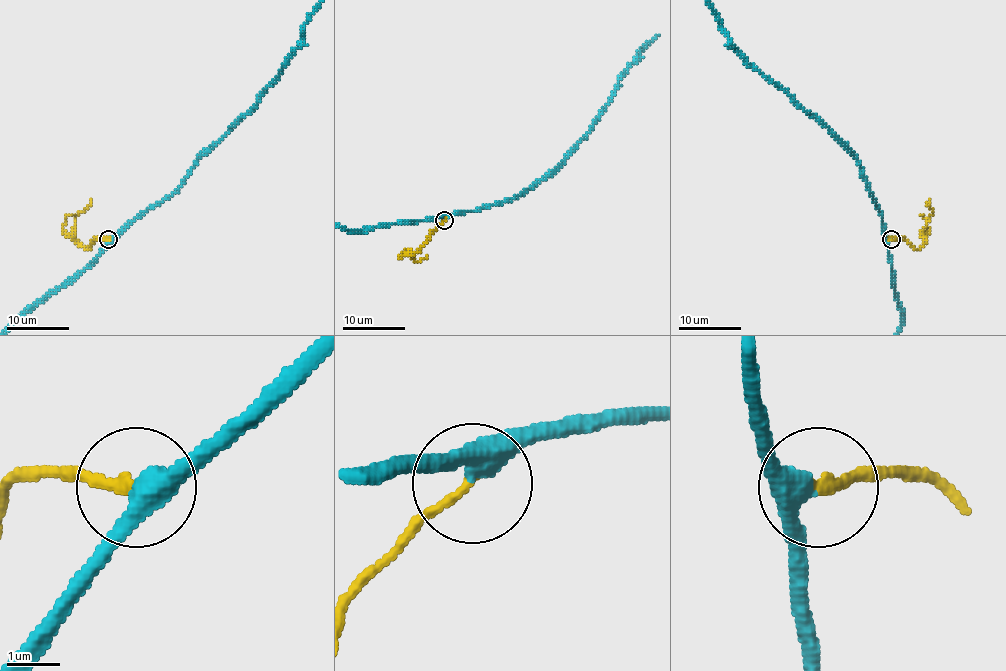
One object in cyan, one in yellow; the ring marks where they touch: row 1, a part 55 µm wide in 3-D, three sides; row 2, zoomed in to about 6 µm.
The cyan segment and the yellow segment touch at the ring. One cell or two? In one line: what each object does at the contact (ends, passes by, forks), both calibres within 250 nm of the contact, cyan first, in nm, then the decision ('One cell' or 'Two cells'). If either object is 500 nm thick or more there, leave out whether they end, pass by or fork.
At the ring cyan passes by. At the ring yellow ends. Thickness 400 nm (cyan) against 180 nm. One cell

